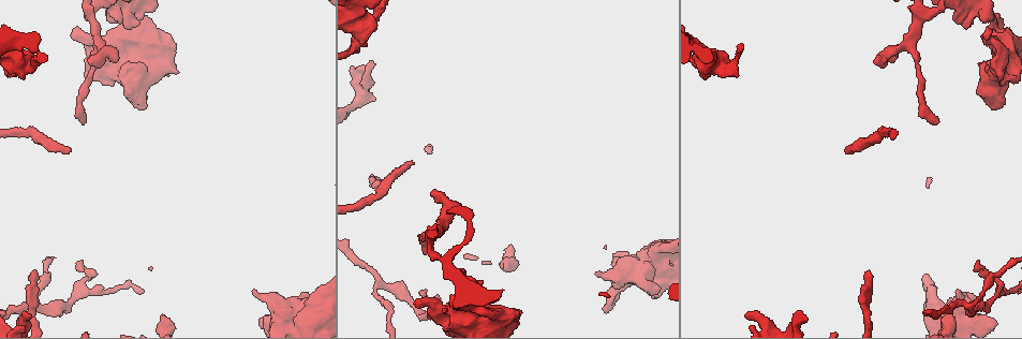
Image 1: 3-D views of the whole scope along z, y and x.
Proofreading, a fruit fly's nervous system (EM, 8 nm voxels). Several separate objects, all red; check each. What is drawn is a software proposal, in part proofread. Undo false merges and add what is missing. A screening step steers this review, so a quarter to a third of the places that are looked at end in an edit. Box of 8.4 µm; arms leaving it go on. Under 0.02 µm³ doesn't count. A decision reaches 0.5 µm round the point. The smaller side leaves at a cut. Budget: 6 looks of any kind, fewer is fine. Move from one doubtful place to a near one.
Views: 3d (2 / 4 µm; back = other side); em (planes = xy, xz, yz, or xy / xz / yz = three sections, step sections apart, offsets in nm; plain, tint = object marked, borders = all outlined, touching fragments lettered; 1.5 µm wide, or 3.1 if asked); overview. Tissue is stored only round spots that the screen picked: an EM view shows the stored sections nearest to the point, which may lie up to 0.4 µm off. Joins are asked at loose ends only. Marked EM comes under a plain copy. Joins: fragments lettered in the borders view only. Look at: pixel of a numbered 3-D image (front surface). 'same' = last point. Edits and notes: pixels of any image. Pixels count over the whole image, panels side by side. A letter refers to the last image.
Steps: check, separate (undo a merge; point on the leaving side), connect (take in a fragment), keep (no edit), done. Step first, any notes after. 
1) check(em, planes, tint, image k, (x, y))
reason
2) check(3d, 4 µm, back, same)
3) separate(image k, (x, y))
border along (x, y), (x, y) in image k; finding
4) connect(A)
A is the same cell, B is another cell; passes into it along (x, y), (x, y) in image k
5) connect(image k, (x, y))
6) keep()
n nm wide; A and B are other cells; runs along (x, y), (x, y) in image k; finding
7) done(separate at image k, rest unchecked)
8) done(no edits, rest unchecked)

check(3d, 2 µm, back, image 1, (847, 148))
branch stops here

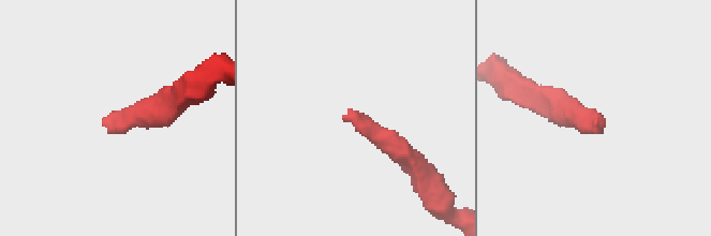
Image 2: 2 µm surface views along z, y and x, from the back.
check(em, planes, borders, image 2, (596, 119))
shape alone is not enough

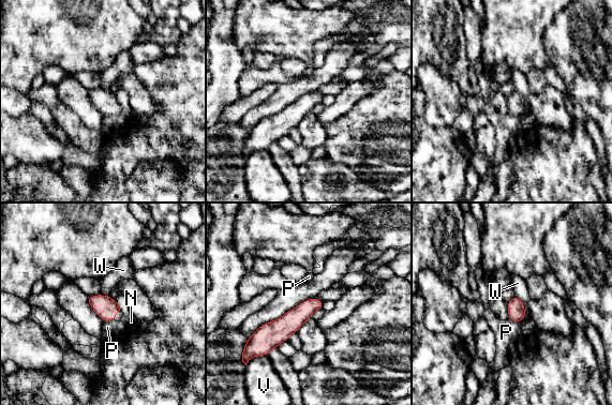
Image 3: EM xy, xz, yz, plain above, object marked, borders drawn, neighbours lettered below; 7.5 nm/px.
connect(N)
N is the same cell, P, V and W are other cells; passes into it along (105, 306), (116, 314), (131, 321) in image 3; the neuron continues

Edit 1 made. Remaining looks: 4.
check(em, xz, step 8, borders, image 1, (747, 313))

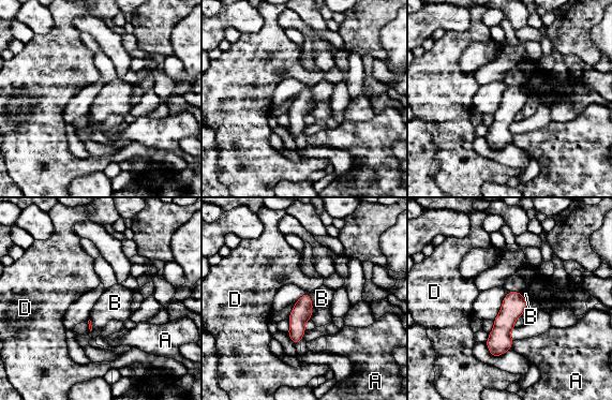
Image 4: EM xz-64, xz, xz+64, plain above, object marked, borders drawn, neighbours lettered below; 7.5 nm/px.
check(em, planes, borders, same)
cut it another way

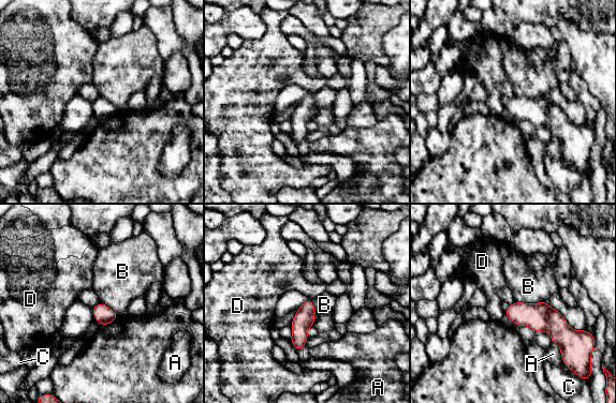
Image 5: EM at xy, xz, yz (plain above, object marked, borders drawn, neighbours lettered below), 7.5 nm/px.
keep()
A, B, C and D are other cells; none of them fits

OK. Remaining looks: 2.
check(em, planes, borders, image 1, (426, 291))
free end

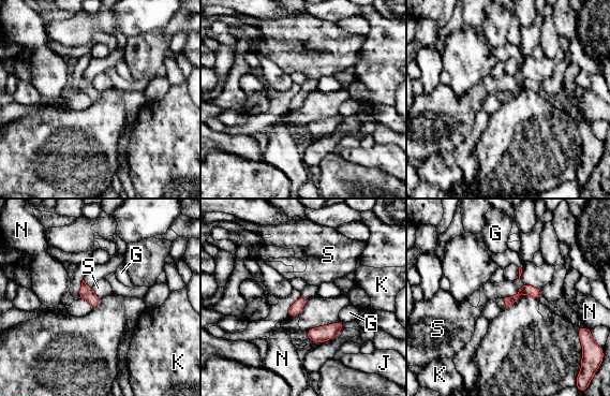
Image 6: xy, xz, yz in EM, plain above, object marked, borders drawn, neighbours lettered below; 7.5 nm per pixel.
keep()
80 nm wide; G, J, K, N and S are other cells; border along (523, 283), (515, 294), (504, 298) in image 6; none of them fits

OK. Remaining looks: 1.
done(connect at image 3, rest unchecked)

